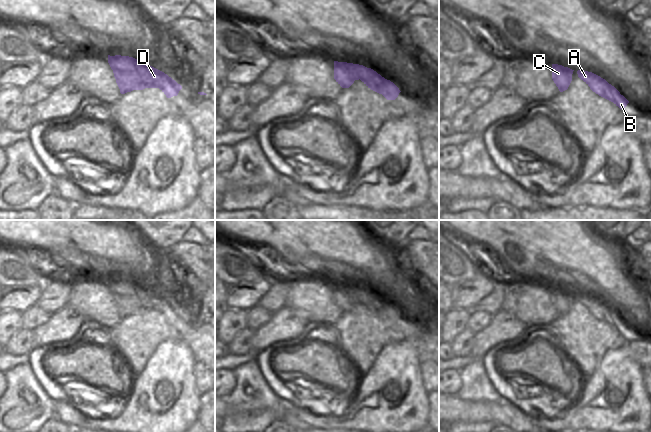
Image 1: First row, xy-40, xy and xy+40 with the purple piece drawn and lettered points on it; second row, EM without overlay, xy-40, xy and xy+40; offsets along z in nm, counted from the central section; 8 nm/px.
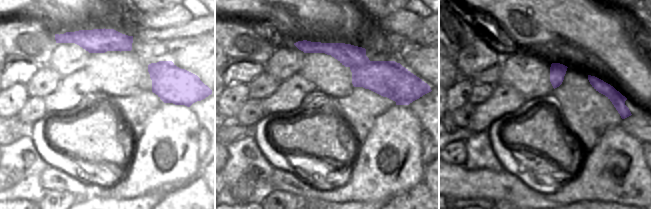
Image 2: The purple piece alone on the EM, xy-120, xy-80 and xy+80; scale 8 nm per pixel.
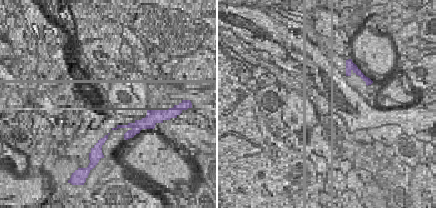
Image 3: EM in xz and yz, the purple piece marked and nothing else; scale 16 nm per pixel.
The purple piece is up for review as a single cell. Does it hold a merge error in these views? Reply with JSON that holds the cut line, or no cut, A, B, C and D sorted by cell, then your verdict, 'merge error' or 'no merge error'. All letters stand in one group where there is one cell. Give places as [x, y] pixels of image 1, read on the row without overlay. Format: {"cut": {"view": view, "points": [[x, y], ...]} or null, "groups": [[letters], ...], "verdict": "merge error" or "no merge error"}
{"cut": {"view": "xy-40", "points": [[144, 287], [142, 295], [113, 293]]}, "groups": [["A", "B"], ["C", "D"]], "verdict": "merge error"}

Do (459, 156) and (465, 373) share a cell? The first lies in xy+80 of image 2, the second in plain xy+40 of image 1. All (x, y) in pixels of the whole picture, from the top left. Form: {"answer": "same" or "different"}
{"answer": "different"}

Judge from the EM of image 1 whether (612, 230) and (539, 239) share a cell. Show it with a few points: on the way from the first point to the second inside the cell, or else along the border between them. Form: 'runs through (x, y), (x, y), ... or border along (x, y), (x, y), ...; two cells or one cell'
border along (594, 230), (608, 237), (620, 240); two cells

